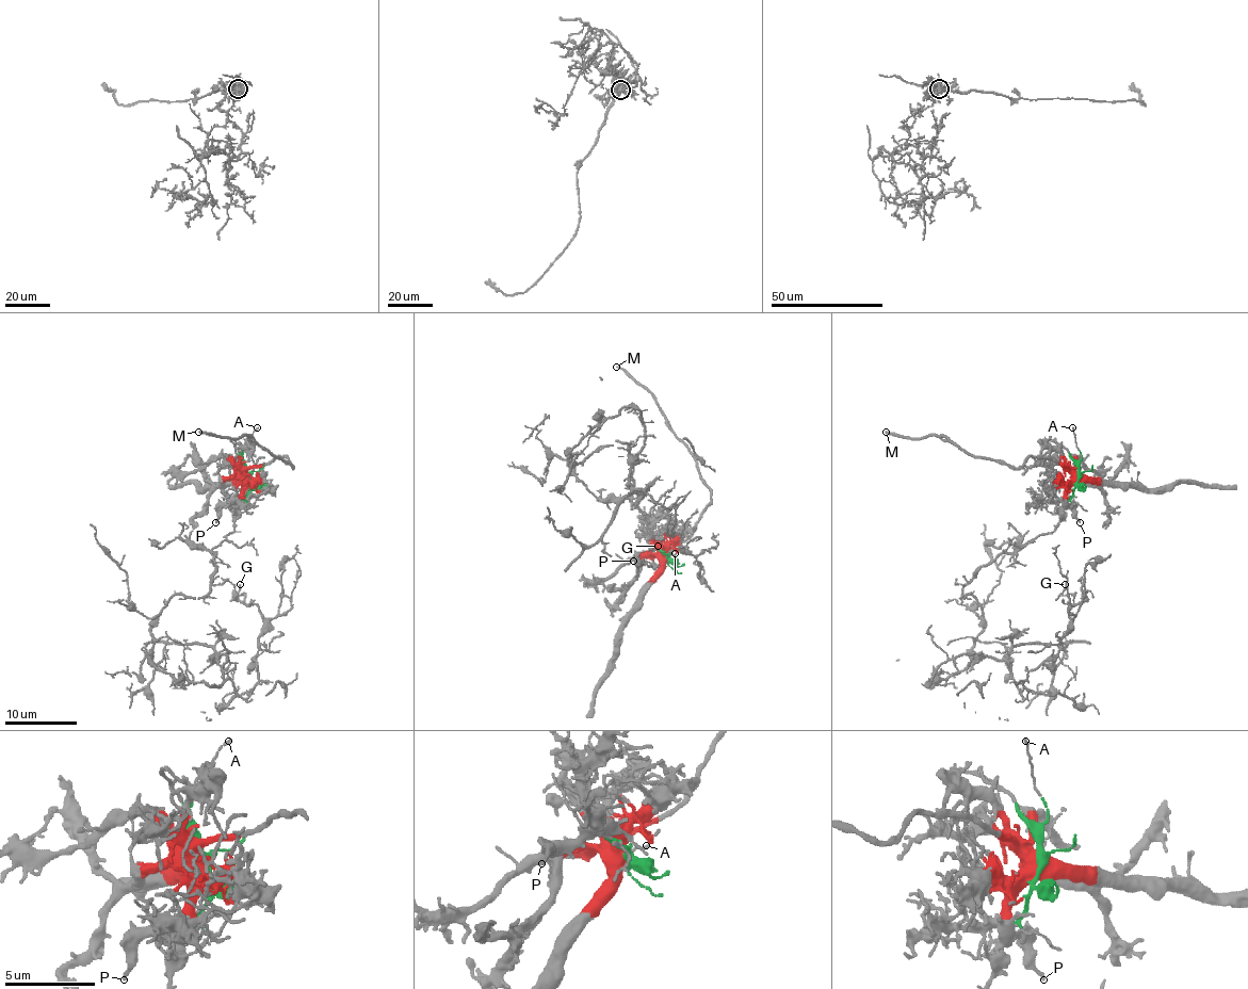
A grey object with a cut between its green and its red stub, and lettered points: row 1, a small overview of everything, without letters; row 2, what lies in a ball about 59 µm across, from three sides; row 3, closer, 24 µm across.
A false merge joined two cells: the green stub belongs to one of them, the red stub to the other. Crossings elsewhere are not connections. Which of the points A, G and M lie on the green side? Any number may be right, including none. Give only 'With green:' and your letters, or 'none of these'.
With green: A, G

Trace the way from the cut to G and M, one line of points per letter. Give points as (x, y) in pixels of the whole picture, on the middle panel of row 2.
G: (666, 560), (627, 444), (569, 464), (627, 406), (645, 427), (630, 484), (676, 507), (681, 550), (658, 547)
M: (666, 560), (666, 550), (679, 545), (711, 502), (710, 489), (692, 451), (671, 430), (658, 401), (616, 367)

